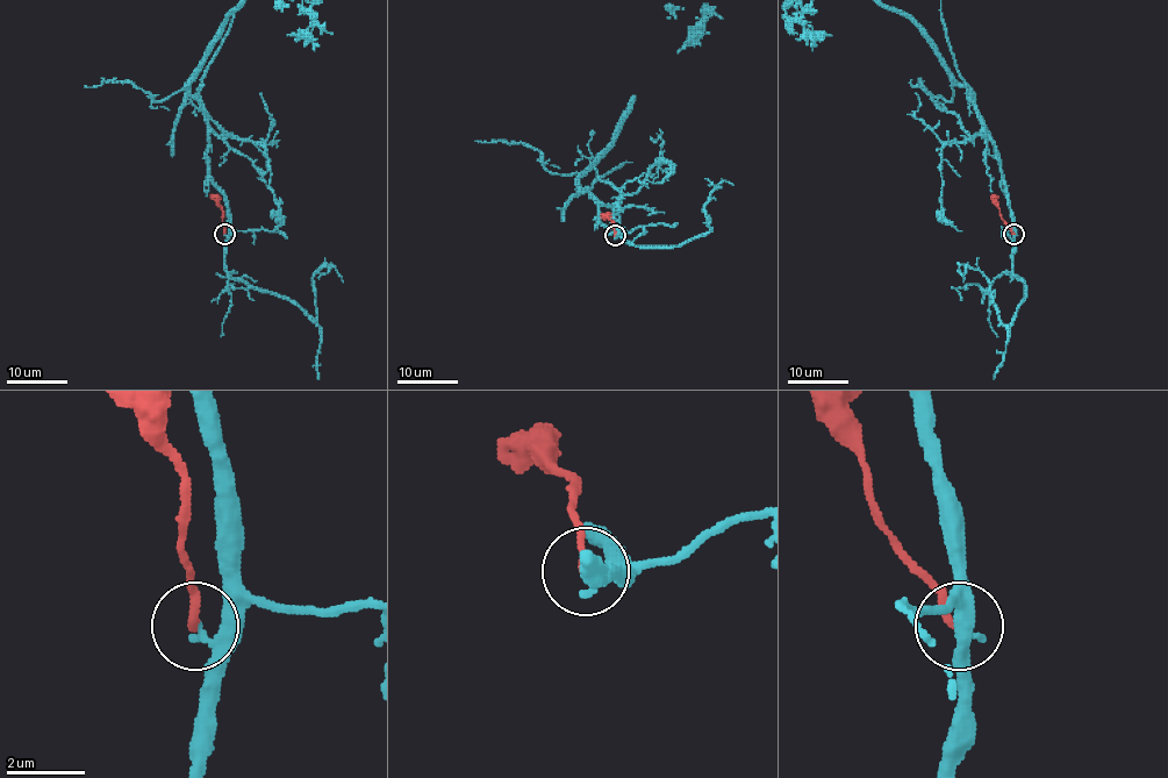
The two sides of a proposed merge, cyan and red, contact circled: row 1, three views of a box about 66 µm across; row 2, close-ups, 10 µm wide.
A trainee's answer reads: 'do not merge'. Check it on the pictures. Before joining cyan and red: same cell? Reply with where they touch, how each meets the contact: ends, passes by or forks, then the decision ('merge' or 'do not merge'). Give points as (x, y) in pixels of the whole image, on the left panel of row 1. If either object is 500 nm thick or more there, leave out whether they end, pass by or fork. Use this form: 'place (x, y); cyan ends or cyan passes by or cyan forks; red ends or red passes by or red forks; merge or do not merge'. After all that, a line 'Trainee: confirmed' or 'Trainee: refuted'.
place (224, 234); cyan passes by; red ends; do not merge
Trainee: confirmed

